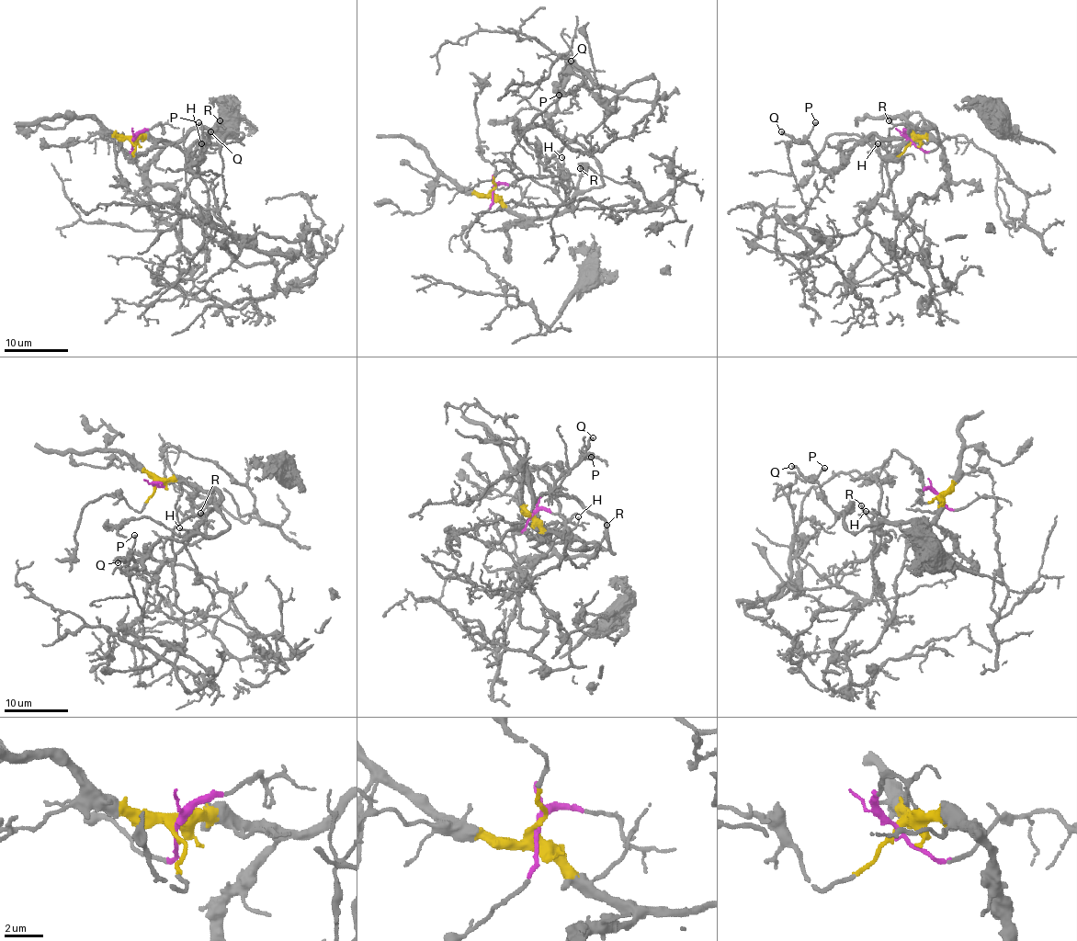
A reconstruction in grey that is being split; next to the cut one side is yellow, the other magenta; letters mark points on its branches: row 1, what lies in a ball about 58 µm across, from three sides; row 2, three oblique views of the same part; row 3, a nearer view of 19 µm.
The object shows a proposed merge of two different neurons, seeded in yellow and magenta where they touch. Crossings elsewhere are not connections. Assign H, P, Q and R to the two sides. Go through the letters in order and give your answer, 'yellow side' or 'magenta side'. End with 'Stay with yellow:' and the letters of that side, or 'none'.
H: yellow side
P: yellow side
Q: yellow side
R: yellow side
Stay with yellow: H, P, Q, R

